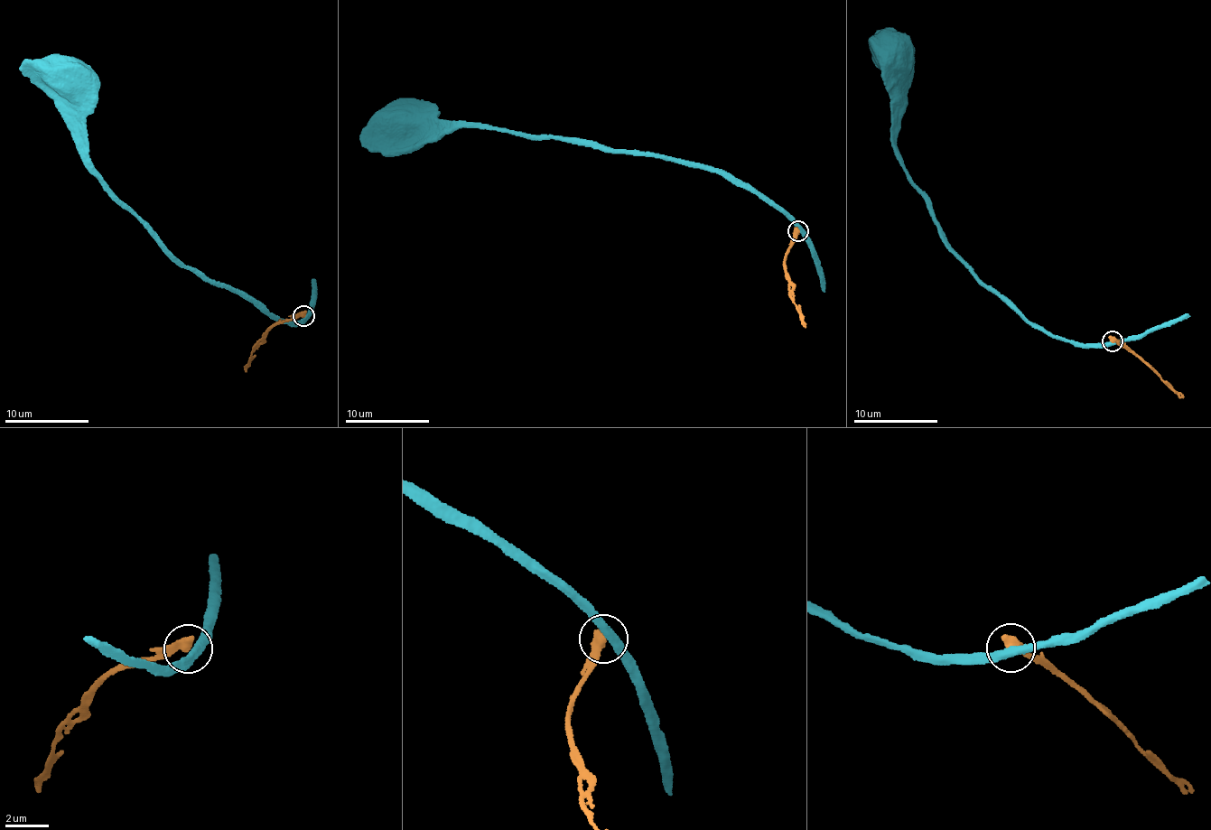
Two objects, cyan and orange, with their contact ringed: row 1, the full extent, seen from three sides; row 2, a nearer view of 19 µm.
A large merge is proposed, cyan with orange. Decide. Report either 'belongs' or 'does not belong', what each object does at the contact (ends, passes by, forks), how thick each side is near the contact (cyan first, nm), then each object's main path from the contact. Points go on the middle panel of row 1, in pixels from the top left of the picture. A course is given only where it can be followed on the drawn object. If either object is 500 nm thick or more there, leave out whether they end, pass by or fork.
does not belong; cyan passes by; orange ends there; 360 nm thick on the cyan side, 480 nm on the other; cyan runs (798, 231), (780, 209), (720, 174), (668, 157), (524, 138), (498, 128), (411, 126), (409, 121); orange runs (798, 231), (789, 249), (784, 269), (805, 327)

